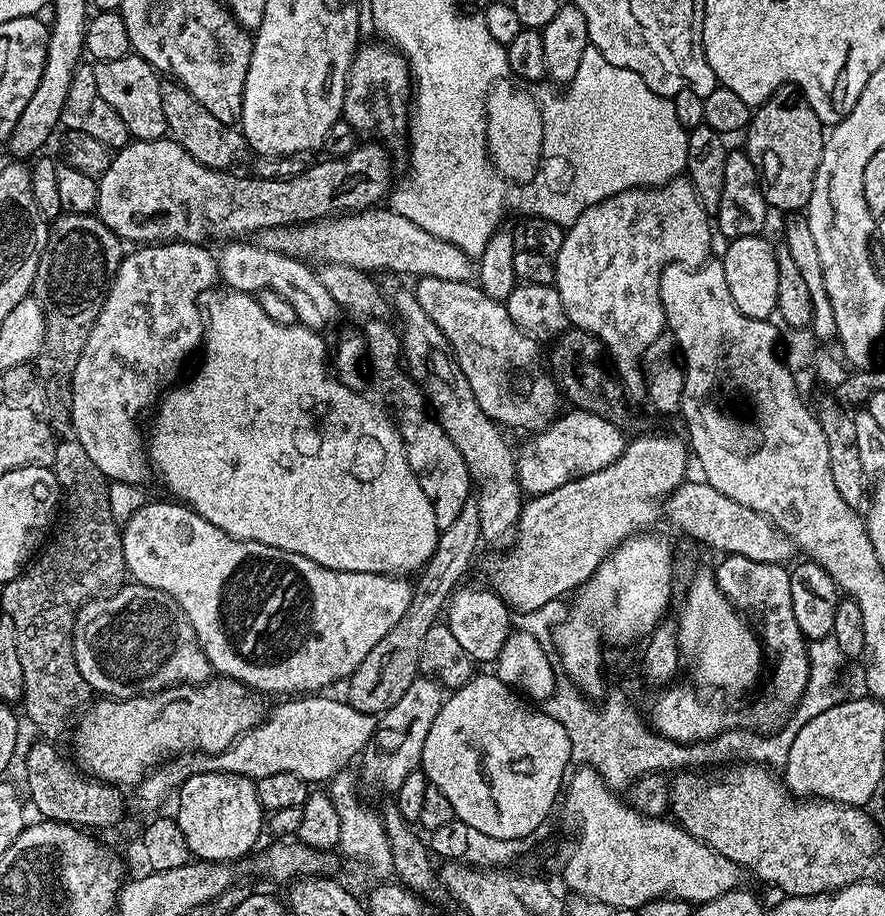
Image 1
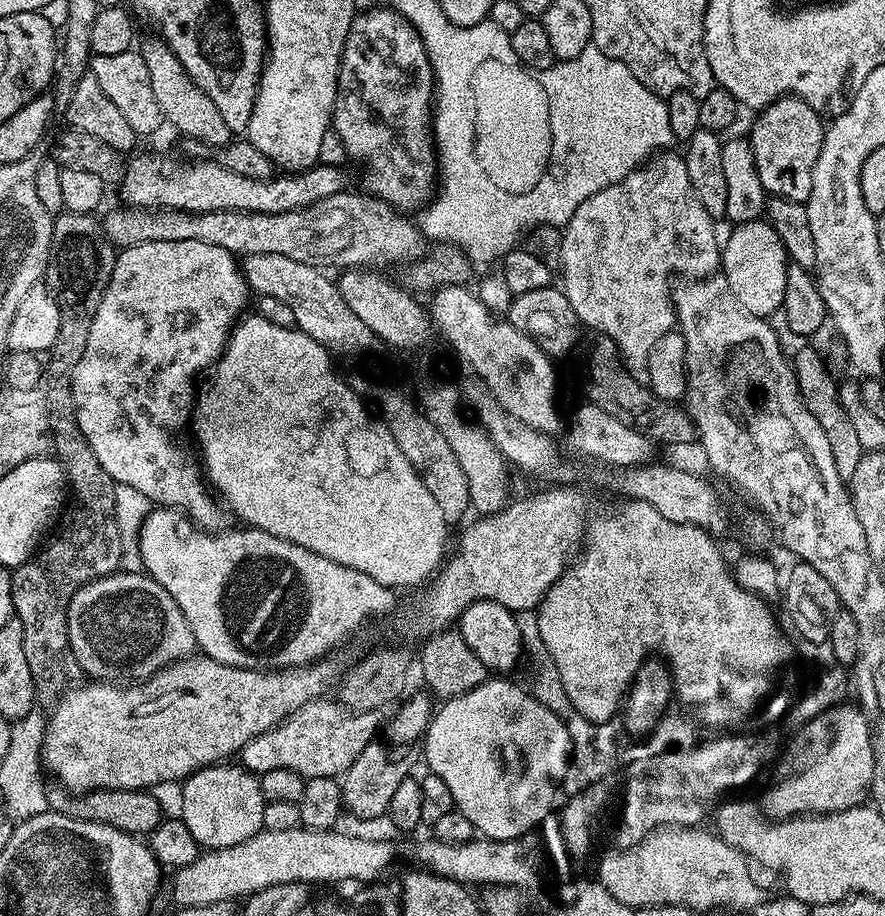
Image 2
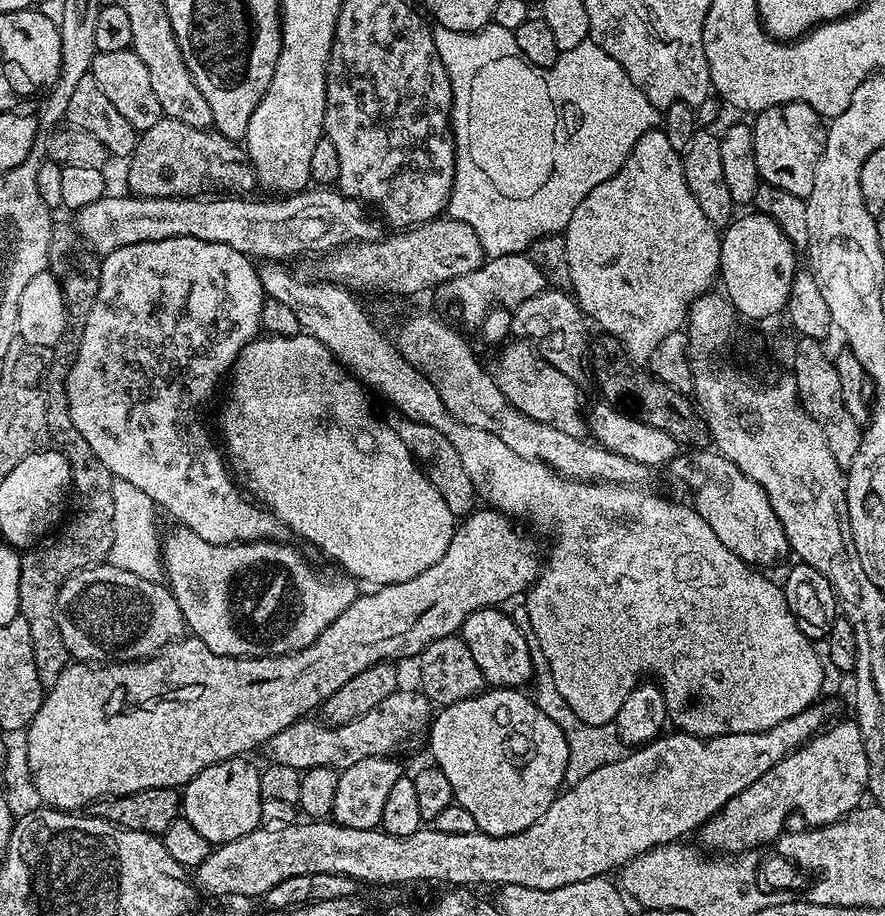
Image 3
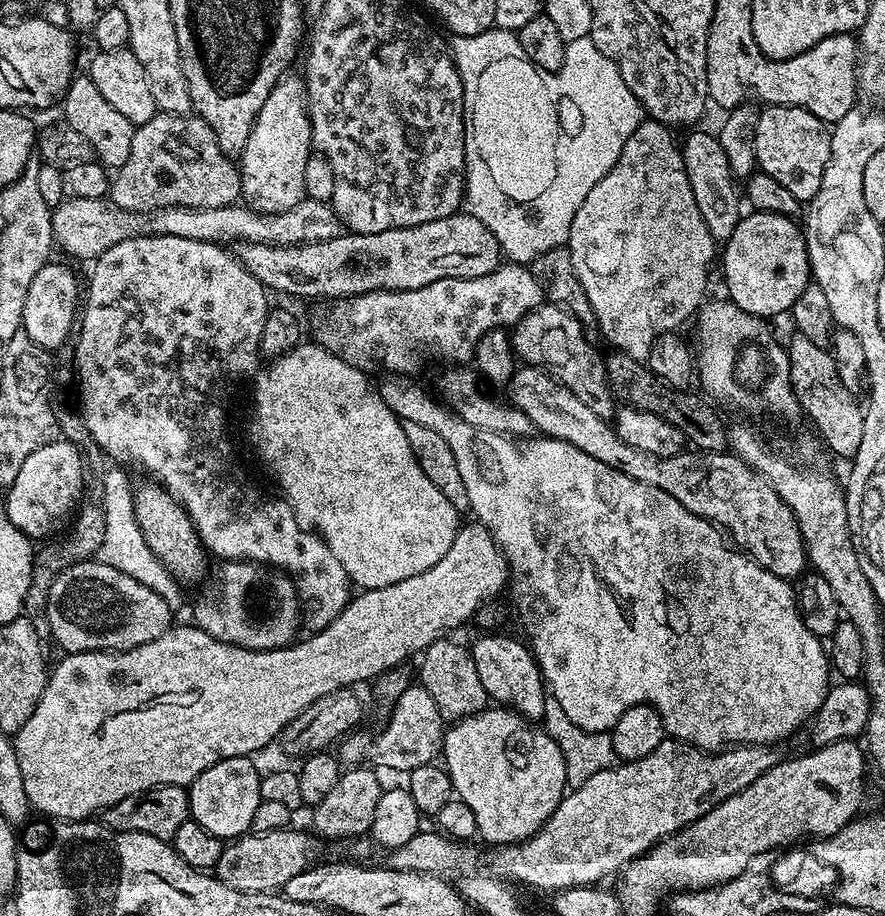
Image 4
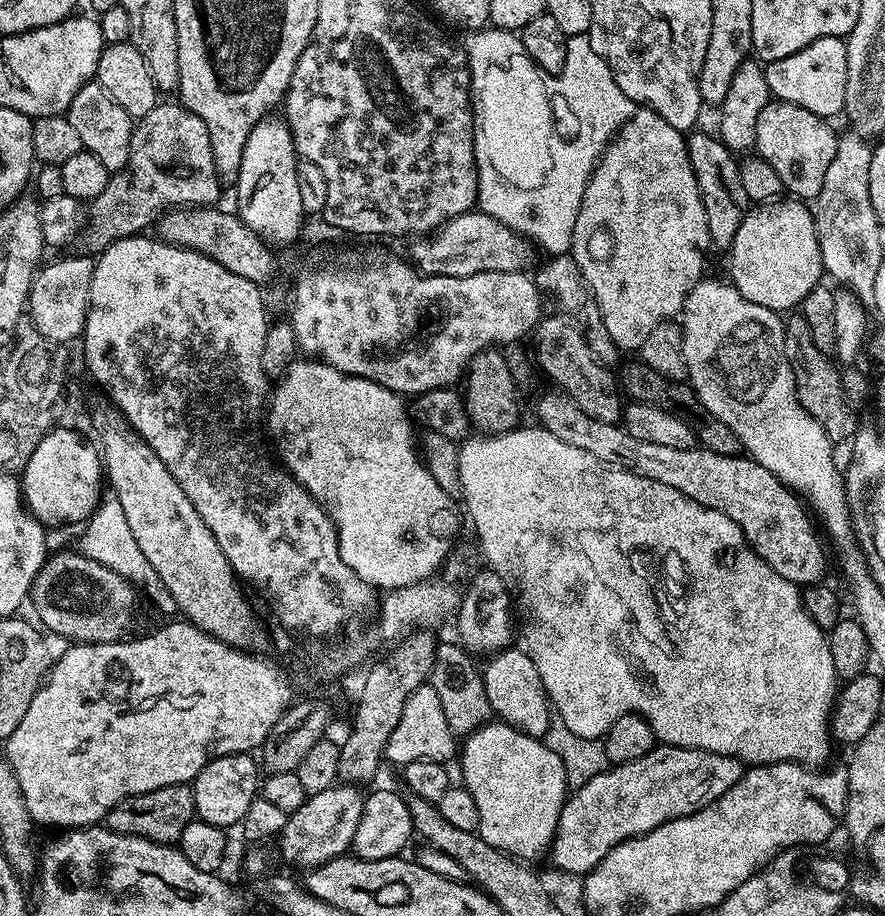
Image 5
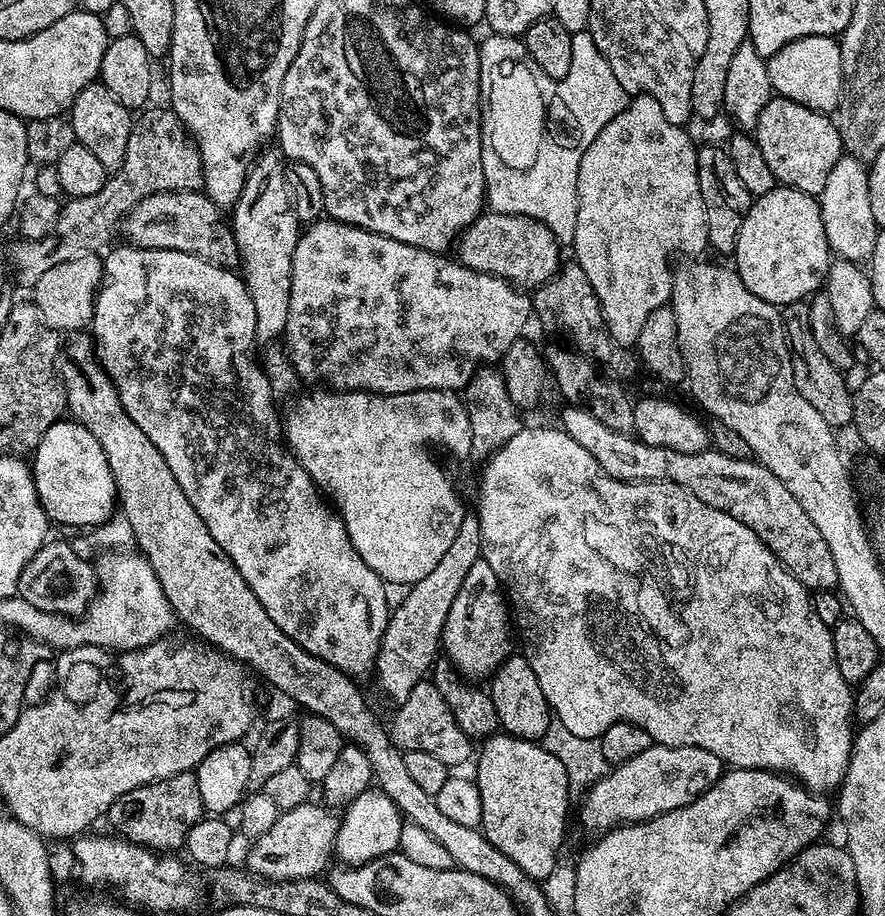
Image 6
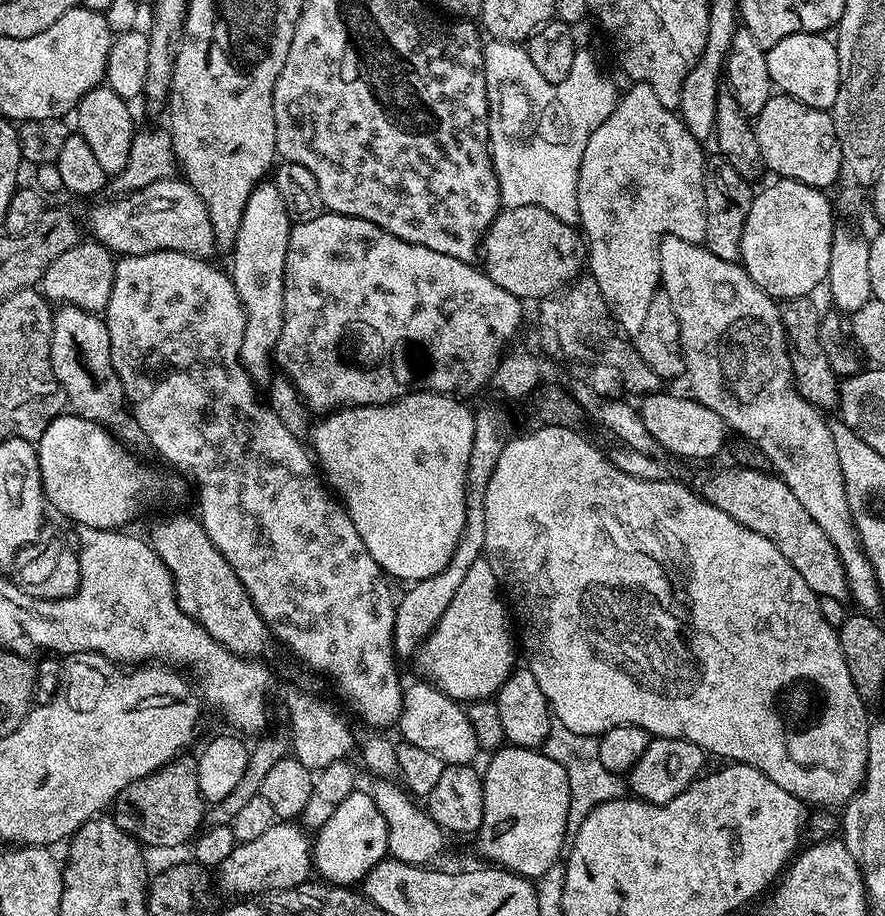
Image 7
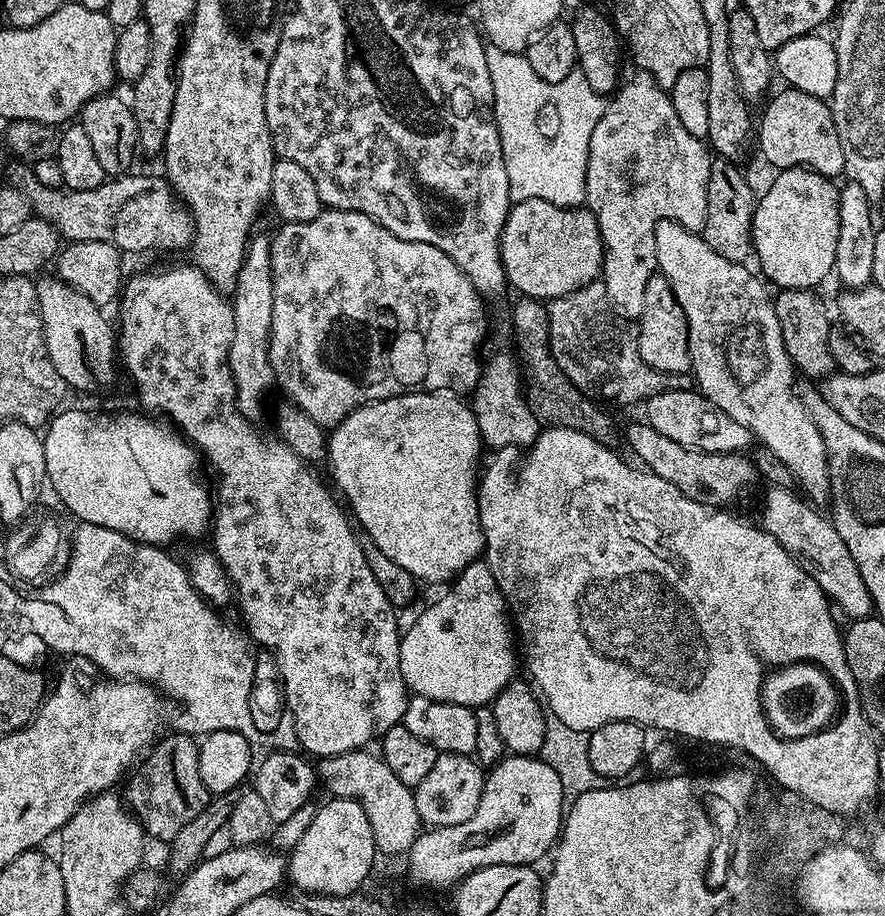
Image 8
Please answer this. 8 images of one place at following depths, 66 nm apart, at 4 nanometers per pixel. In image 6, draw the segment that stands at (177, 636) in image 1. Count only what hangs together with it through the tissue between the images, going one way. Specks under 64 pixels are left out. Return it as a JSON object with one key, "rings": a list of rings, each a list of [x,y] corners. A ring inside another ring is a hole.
{"rings":[[[54,540],[45,543],[22,572],[18,595],[20,599],[30,602],[30,606],[34,606],[40,612],[79,618],[88,611],[88,605],[94,599],[94,589],[98,584],[96,569],[87,559],[79,557],[74,552],[71,543],[63,544],[60,540]]]}

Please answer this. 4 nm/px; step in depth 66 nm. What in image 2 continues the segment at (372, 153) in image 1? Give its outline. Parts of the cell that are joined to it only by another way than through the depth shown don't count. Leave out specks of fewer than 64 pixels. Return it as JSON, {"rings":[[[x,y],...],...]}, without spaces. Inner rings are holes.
{"rings":[[[136,156],[123,169],[120,196],[132,210],[171,210],[173,212],[257,212],[282,214],[309,208],[320,200],[345,191],[349,187],[347,171],[317,163],[299,174],[276,174],[271,180],[242,178],[232,168],[213,160],[197,164],[179,164],[168,156]]]}

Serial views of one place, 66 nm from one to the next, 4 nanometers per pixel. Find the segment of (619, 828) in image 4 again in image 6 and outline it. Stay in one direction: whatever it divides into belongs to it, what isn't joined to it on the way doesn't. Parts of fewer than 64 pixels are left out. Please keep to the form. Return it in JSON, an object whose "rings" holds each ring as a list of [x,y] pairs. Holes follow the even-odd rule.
{"rings":[[[652,744],[642,754],[630,758],[630,762],[615,765],[608,775],[597,781],[595,785],[583,793],[580,804],[580,824],[592,834],[603,834],[621,824],[637,824],[640,820],[649,820],[655,816],[666,814],[670,810],[678,810],[690,802],[694,802],[707,788],[712,788],[724,775],[726,765],[718,758],[718,754],[710,754],[710,750],[702,750],[687,744],[686,746],[662,746]]]}

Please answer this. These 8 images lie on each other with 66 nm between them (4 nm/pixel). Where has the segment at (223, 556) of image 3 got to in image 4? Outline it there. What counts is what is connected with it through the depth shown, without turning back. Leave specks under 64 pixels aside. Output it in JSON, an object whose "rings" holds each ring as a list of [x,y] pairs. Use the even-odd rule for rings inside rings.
{"rings":[[[229,560],[221,563],[220,601],[217,604],[200,604],[196,608],[195,627],[206,630],[224,644],[237,644],[250,650],[286,648],[293,643],[297,635],[296,627],[300,624],[301,597],[291,576],[278,568],[266,564],[255,564],[252,560]]]}

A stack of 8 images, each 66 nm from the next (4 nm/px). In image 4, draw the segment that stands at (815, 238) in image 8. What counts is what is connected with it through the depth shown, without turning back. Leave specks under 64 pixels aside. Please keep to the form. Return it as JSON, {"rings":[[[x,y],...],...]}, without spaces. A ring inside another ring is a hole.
{"rings":[[[749,211],[738,222],[734,234],[723,245],[724,280],[728,283],[727,299],[737,304],[748,314],[773,318],[791,313],[794,302],[798,302],[798,294],[810,283],[812,268],[808,265],[808,247],[804,241],[801,225],[793,217],[774,214],[773,212]]]}

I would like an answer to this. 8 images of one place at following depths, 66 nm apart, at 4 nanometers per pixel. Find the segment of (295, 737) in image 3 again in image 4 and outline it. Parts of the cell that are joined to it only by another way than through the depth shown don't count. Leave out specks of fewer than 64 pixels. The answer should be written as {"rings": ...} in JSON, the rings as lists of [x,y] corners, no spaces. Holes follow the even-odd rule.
{"rings":[[[409,686],[394,701],[391,708],[392,713],[389,714],[384,729],[372,741],[368,741],[360,730],[353,731],[339,741],[338,756],[343,763],[345,760],[345,765],[356,766],[361,762],[367,762],[377,769],[389,768],[392,772],[407,774],[418,766],[433,763],[441,755],[446,722],[441,718],[438,706],[434,706],[434,698],[430,698],[430,694],[426,694],[424,688]]]}

